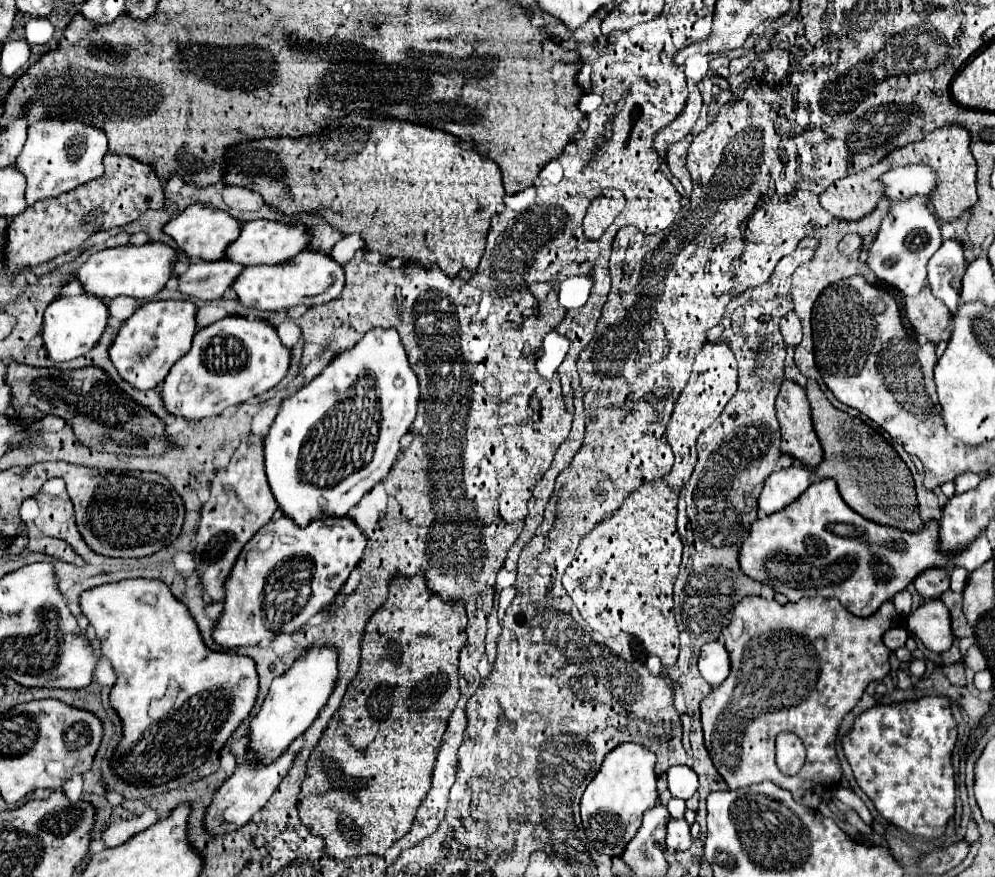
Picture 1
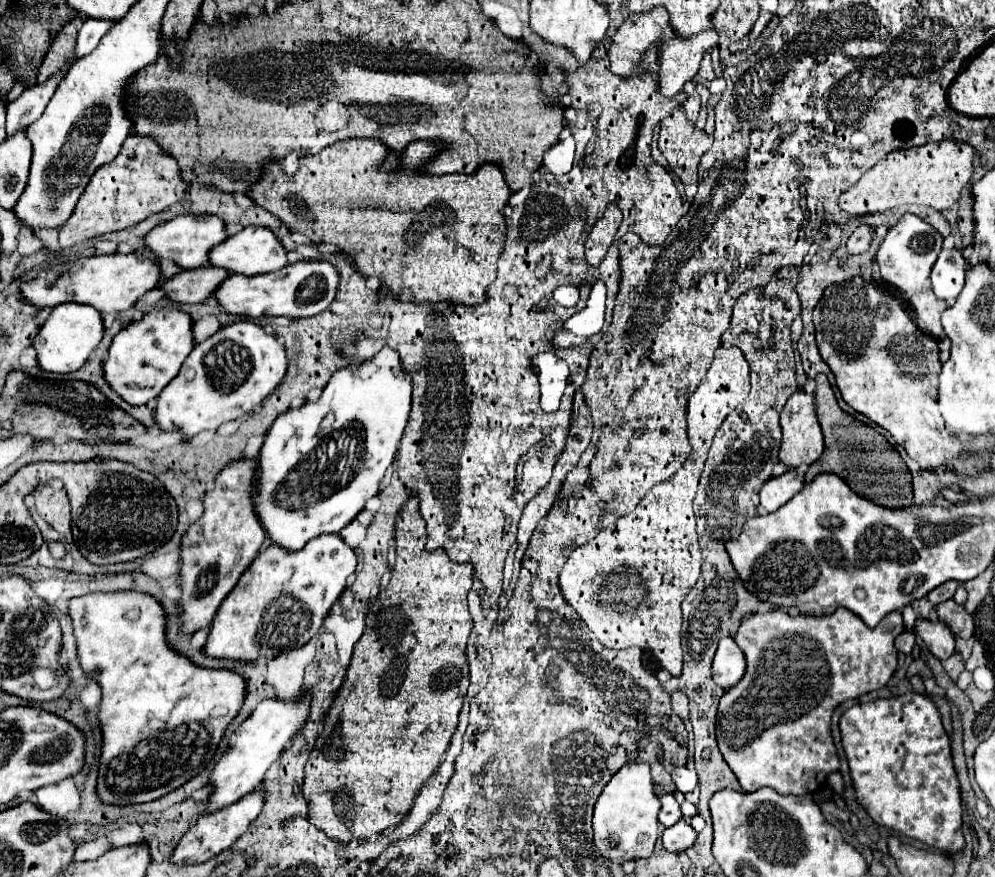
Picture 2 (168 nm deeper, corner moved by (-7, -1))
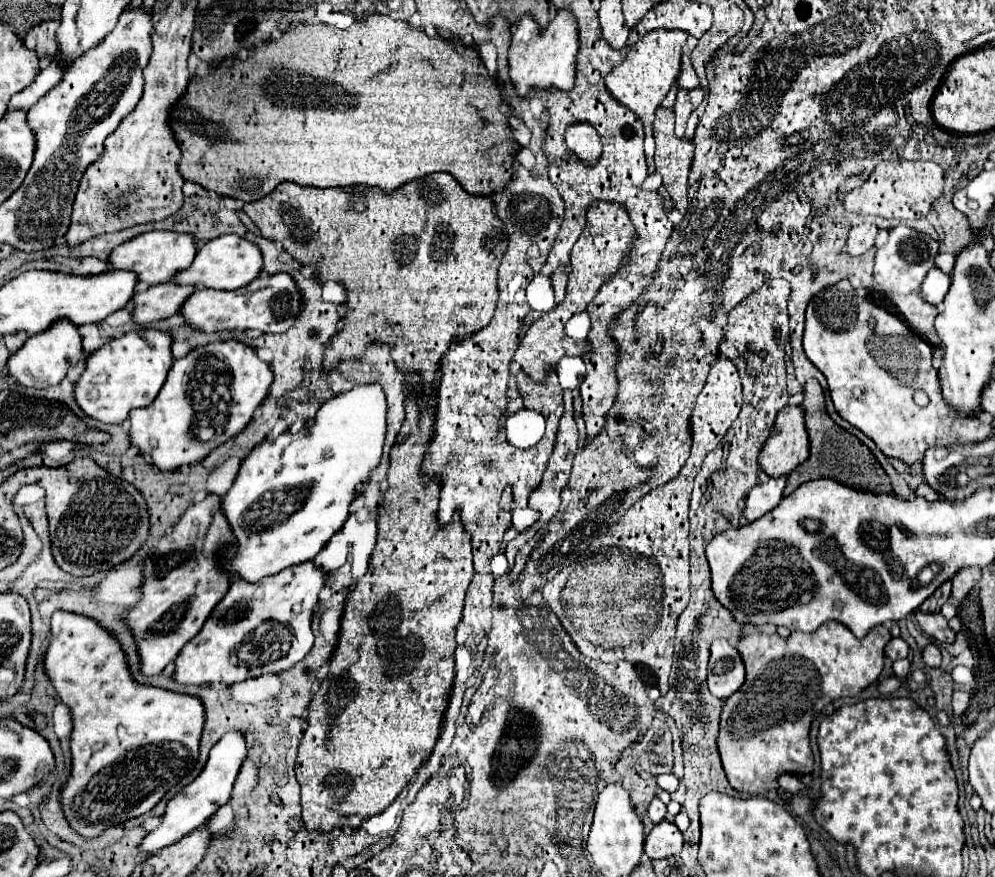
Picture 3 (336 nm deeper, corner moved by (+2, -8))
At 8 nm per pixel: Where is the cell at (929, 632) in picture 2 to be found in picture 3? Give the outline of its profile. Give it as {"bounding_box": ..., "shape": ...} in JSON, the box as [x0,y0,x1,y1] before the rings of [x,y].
{"bounding_box":[923,644,941,668],"shape":[[[927,644],[925,650],[923,650],[923,660],[927,666],[931,668],[937,668],[941,664],[941,652],[937,648],[937,644]]]}

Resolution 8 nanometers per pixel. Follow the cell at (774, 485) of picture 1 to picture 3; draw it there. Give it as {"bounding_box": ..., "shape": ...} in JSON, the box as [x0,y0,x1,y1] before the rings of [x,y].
{"bounding_box":[743,476,787,522],"shape":[[[787,476],[781,478],[771,478],[767,484],[757,484],[749,496],[747,496],[747,506],[743,510],[743,516],[753,522],[767,512],[771,512],[783,498],[783,490],[787,484]]]}

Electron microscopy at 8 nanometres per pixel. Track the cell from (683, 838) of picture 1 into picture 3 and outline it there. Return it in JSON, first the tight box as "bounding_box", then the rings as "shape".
{"bounding_box":[645,818,683,860],"shape":[[[667,818],[665,822],[655,824],[655,828],[645,840],[645,854],[653,860],[669,858],[677,854],[681,848],[683,848],[683,836],[675,826],[675,822],[669,822]]]}

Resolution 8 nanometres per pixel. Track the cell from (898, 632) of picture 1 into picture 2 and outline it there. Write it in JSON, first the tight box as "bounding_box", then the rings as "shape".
{"bounding_box":[896,631,916,655],"shape":[[[904,631],[904,633],[900,633],[896,637],[896,649],[902,651],[904,655],[910,655],[910,651],[914,649],[914,645],[916,645],[916,637],[914,637],[912,631]]]}

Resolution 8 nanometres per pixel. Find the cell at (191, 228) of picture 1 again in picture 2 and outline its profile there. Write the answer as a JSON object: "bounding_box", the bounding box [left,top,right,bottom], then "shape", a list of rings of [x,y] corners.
{"bounding_box":[144,215,226,269],"shape":[[[186,215],[186,217],[174,217],[170,221],[154,227],[152,231],[148,231],[144,237],[144,245],[154,255],[156,261],[170,259],[180,269],[198,269],[198,267],[208,265],[208,251],[214,245],[222,243],[224,239],[226,239],[224,223],[218,217],[214,217],[214,215],[206,215],[206,217],[204,215],[200,215],[200,217]]]}

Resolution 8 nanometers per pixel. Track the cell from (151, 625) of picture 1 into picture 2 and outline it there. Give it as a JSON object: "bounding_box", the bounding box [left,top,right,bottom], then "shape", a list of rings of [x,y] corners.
{"bounding_box":[68,591,244,805],"shape":[[[138,591],[88,593],[72,597],[68,613],[74,625],[80,667],[88,675],[96,673],[94,681],[98,681],[102,689],[98,711],[98,727],[102,731],[102,753],[96,781],[98,799],[106,805],[148,803],[164,797],[204,771],[204,765],[214,757],[228,723],[244,703],[244,679],[234,671],[196,667],[184,655],[172,651],[164,635],[164,609],[150,595]]]}

